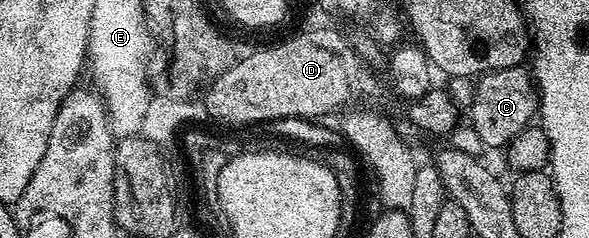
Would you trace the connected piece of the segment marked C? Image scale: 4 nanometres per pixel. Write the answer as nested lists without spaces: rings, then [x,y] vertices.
[[[526,68],[498,69],[482,74],[469,97],[471,119],[469,125],[476,129],[488,150],[502,150],[522,129],[536,120],[539,112],[539,95],[532,74]]]

